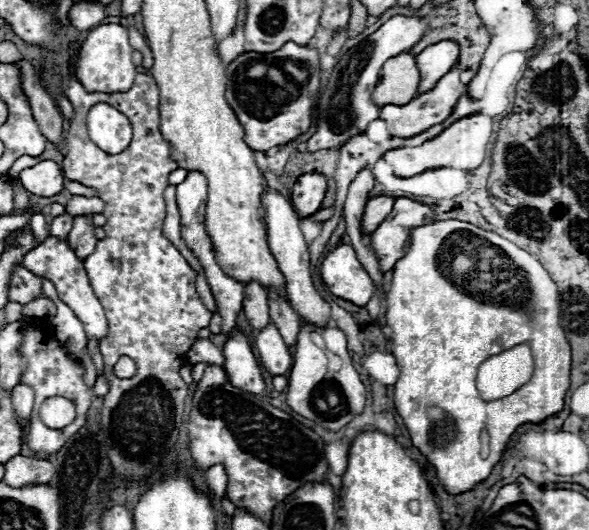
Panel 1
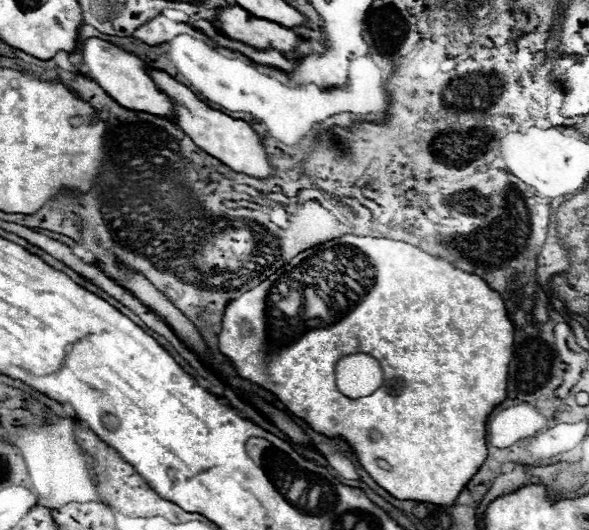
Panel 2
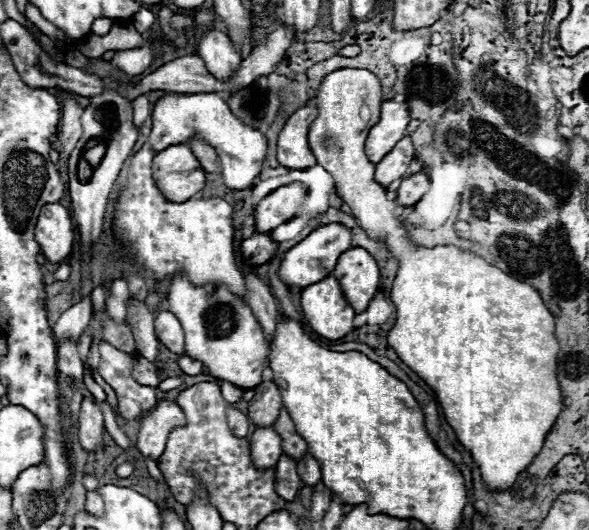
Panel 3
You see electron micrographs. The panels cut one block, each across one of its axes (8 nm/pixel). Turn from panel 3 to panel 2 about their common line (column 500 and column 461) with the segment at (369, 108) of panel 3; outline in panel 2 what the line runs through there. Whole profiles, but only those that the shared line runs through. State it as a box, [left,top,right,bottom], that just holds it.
[218,236,514,506]

